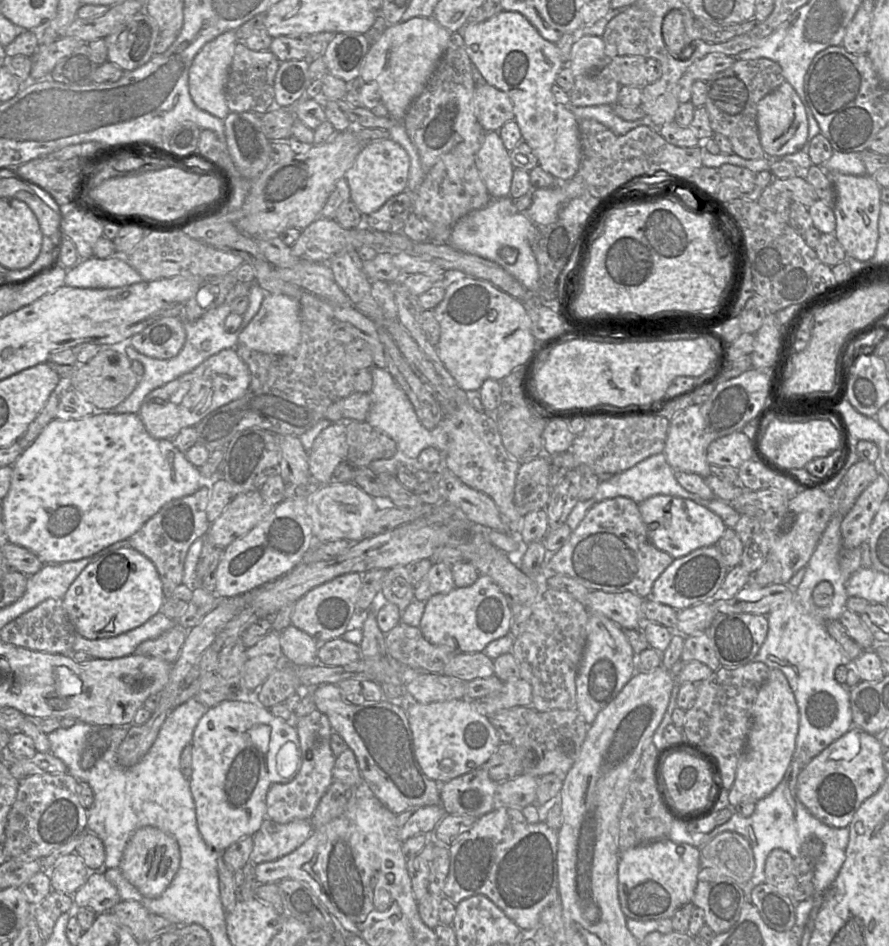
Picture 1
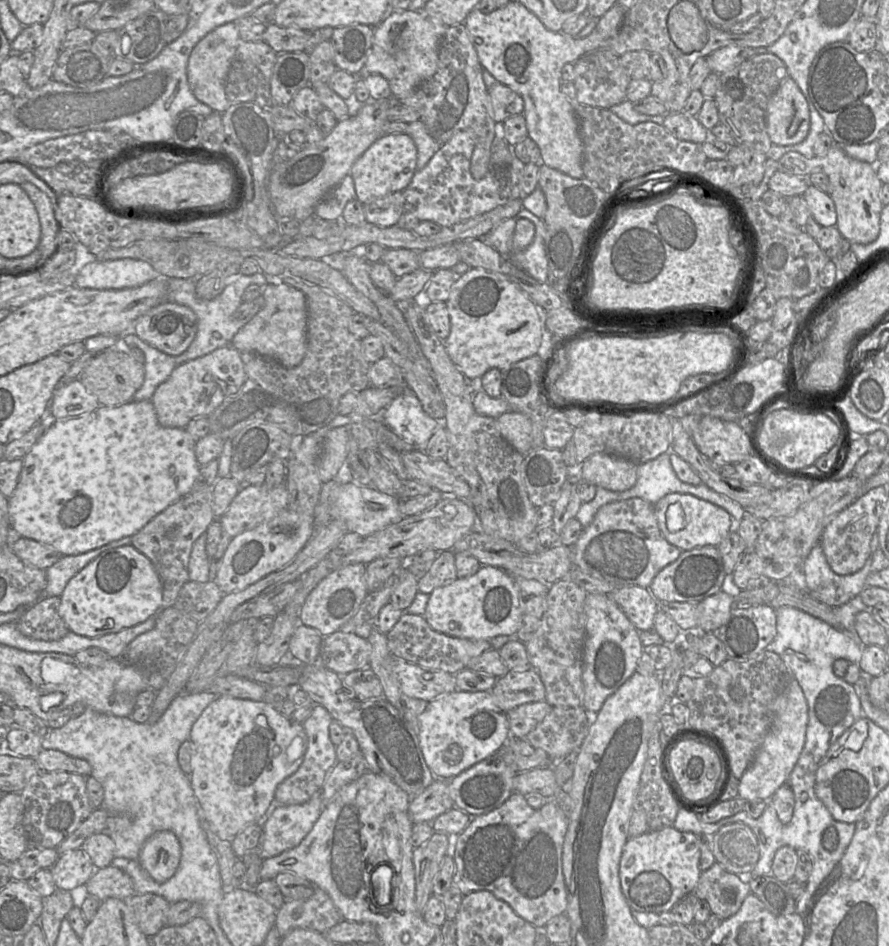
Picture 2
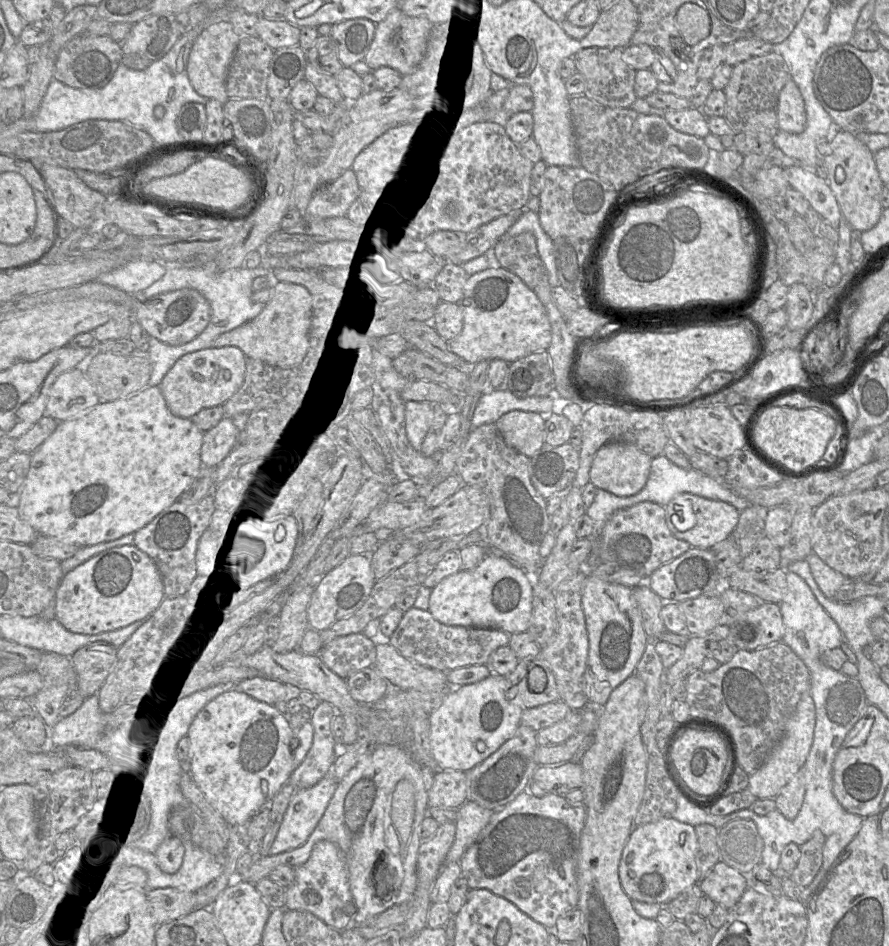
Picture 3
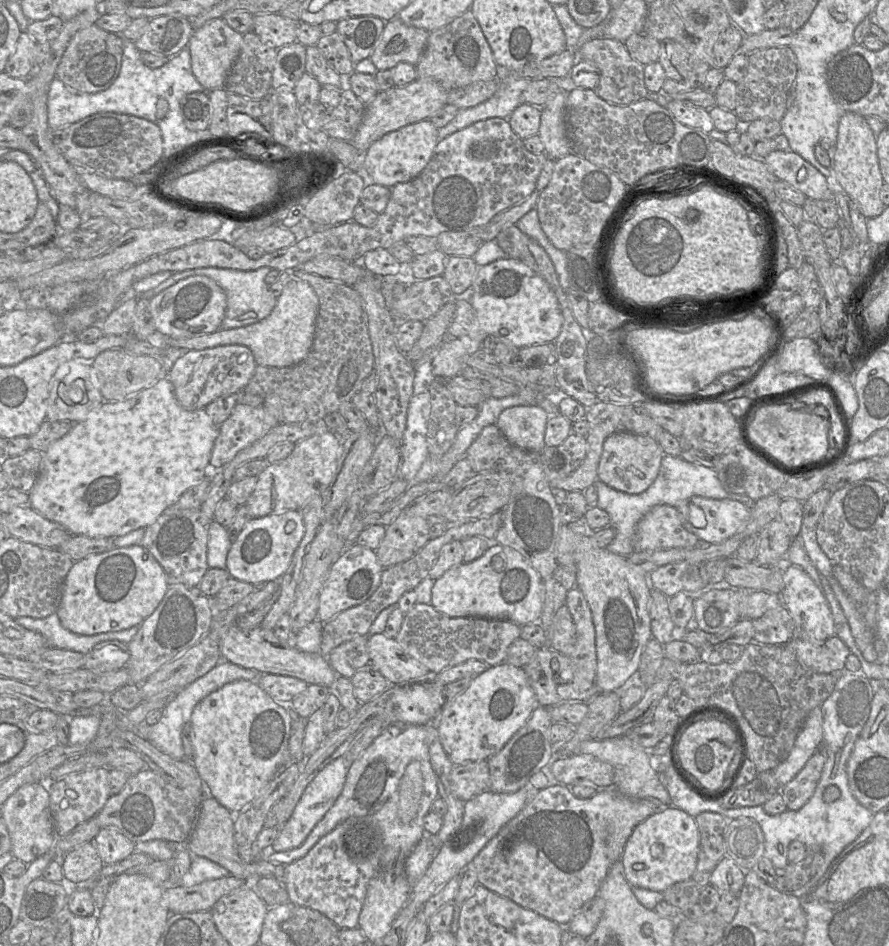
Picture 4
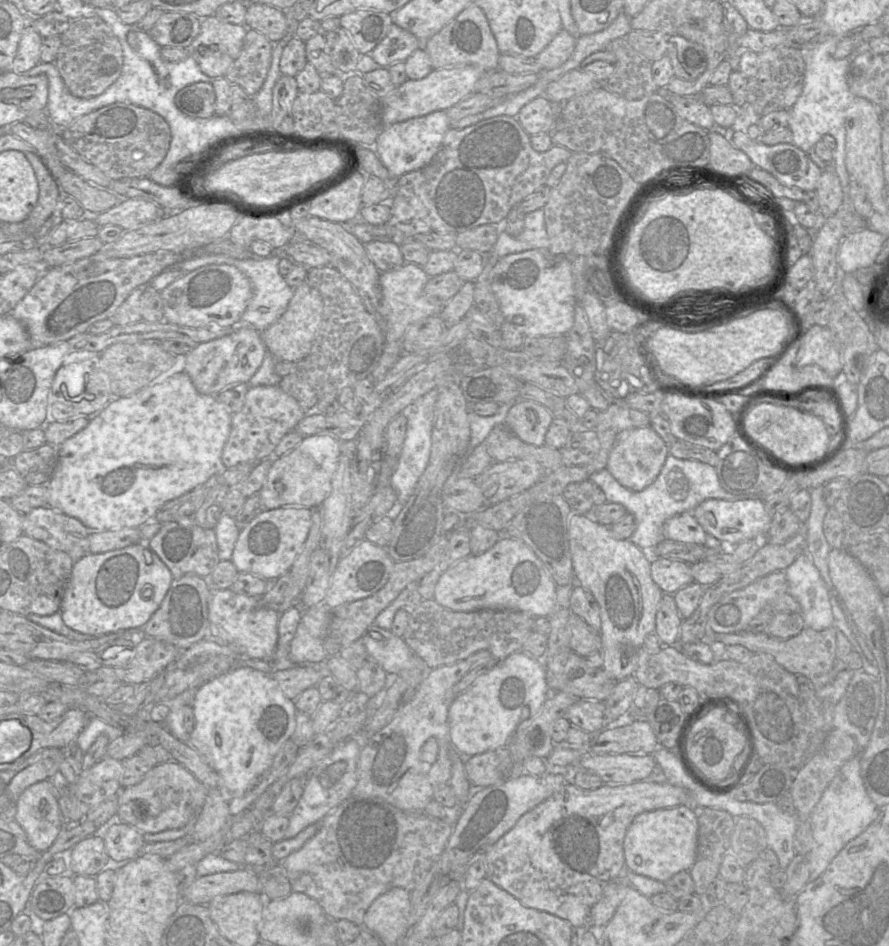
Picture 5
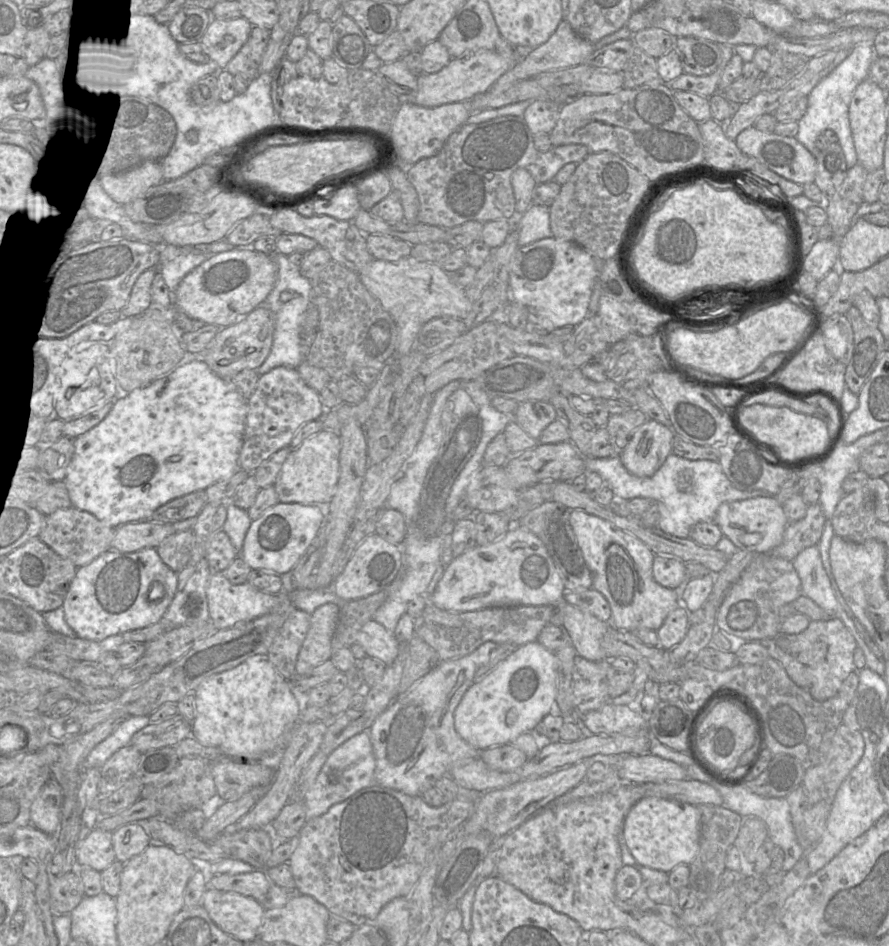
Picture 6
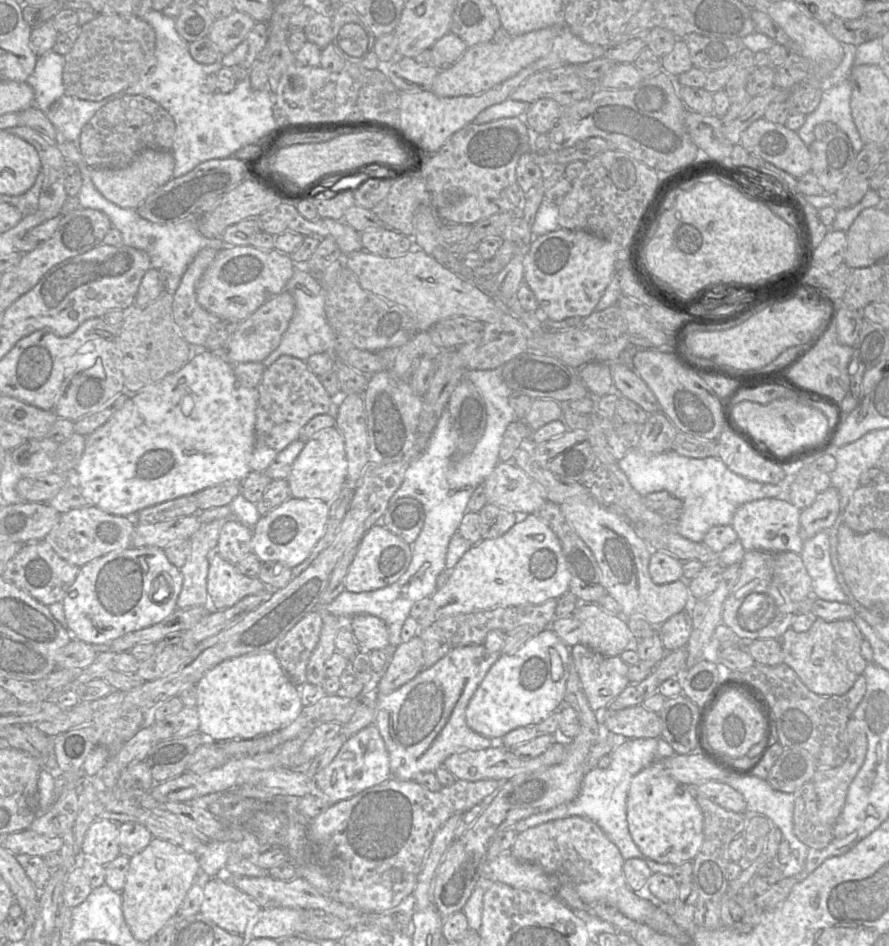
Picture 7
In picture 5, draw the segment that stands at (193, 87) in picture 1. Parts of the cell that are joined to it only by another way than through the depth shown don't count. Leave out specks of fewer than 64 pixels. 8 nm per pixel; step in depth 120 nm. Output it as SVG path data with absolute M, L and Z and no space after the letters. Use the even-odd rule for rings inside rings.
M215 15L201 20L200 32L189 47L190 55L207 76L224 77L242 50L248 28L223 22Z

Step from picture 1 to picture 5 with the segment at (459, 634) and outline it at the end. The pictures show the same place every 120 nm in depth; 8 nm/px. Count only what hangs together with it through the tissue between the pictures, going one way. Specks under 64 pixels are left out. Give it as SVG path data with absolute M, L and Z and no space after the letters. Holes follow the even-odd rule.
M502 533L499 541L488 551L459 560L443 572L435 586L434 600L457 612L517 610L535 617L546 617L554 612L556 587L532 549L523 541Z

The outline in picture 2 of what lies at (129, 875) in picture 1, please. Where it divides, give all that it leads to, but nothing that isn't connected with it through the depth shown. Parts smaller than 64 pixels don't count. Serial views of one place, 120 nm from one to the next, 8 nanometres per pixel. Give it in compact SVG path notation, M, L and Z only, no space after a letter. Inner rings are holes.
M159 831L143 844L138 862L156 882L170 879L176 872L181 858L181 846L171 831Z

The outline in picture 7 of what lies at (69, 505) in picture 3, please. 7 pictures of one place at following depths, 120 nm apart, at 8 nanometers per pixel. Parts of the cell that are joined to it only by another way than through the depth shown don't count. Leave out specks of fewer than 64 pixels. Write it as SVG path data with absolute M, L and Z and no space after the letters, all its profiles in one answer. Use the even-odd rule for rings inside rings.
M201 349L201 352L194 359L188 361L179 370L156 383L145 386L137 392L128 393L136 394L131 396L105 424L86 436L85 450L79 463L66 474L68 483L76 484L90 505L94 505L111 514L130 516L136 520L136 513L146 507L182 496L196 494L203 489L217 486L225 481L242 481L251 472L249 463L255 444L256 409L259 392L257 388L248 388L240 384L234 373L234 365L228 360L225 360L215 352Z

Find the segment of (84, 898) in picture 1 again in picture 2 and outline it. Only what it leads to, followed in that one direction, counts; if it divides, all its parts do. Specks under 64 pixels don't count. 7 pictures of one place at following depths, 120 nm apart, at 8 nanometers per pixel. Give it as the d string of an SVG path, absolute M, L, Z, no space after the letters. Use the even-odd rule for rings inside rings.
M115 866L95 869L85 885L88 894L101 901L108 898L124 899L136 894L131 877Z

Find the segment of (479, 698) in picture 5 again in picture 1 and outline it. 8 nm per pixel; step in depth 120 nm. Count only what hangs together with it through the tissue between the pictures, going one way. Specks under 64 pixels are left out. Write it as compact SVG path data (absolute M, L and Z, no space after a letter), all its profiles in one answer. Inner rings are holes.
M405 691L397 701L407 714L416 758L425 775L438 784L483 766L501 743L489 716L478 713L468 698L421 704Z

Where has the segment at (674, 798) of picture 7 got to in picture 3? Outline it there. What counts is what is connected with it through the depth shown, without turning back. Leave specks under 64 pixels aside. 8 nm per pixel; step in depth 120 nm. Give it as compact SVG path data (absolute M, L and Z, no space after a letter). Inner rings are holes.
M672 816L636 827L632 830L620 859L618 874L621 886L631 900L667 904L699 882L697 852L695 827Z

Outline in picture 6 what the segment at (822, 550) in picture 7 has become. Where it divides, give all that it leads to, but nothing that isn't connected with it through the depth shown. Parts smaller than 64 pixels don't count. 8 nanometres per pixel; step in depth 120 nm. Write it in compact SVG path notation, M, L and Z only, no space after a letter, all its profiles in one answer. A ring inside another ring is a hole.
M818 546L802 550L793 560L793 565L801 580L802 594L824 609L829 617L834 617L838 601L823 567Z

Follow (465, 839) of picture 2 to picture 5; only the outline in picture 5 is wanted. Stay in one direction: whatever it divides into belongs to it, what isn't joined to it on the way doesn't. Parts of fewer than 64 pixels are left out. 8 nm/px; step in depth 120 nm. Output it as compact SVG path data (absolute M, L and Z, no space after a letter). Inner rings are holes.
M658 772L643 781L631 784L609 782L595 790L584 790L574 784L567 784L522 815L516 824L485 852L486 878L527 908L555 915L568 921L573 927L589 926L591 908L600 898L604 888L613 881L624 879L624 837L633 819L643 812L680 805L694 805L690 793L684 788L669 784Z

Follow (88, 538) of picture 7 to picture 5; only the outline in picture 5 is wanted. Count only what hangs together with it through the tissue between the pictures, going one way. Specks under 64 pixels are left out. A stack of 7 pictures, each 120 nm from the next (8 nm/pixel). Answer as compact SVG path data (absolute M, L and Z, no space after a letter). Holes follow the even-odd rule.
M49 506L23 514L22 528L25 535L67 553L73 561L88 553L88 536L92 530L79 519Z

